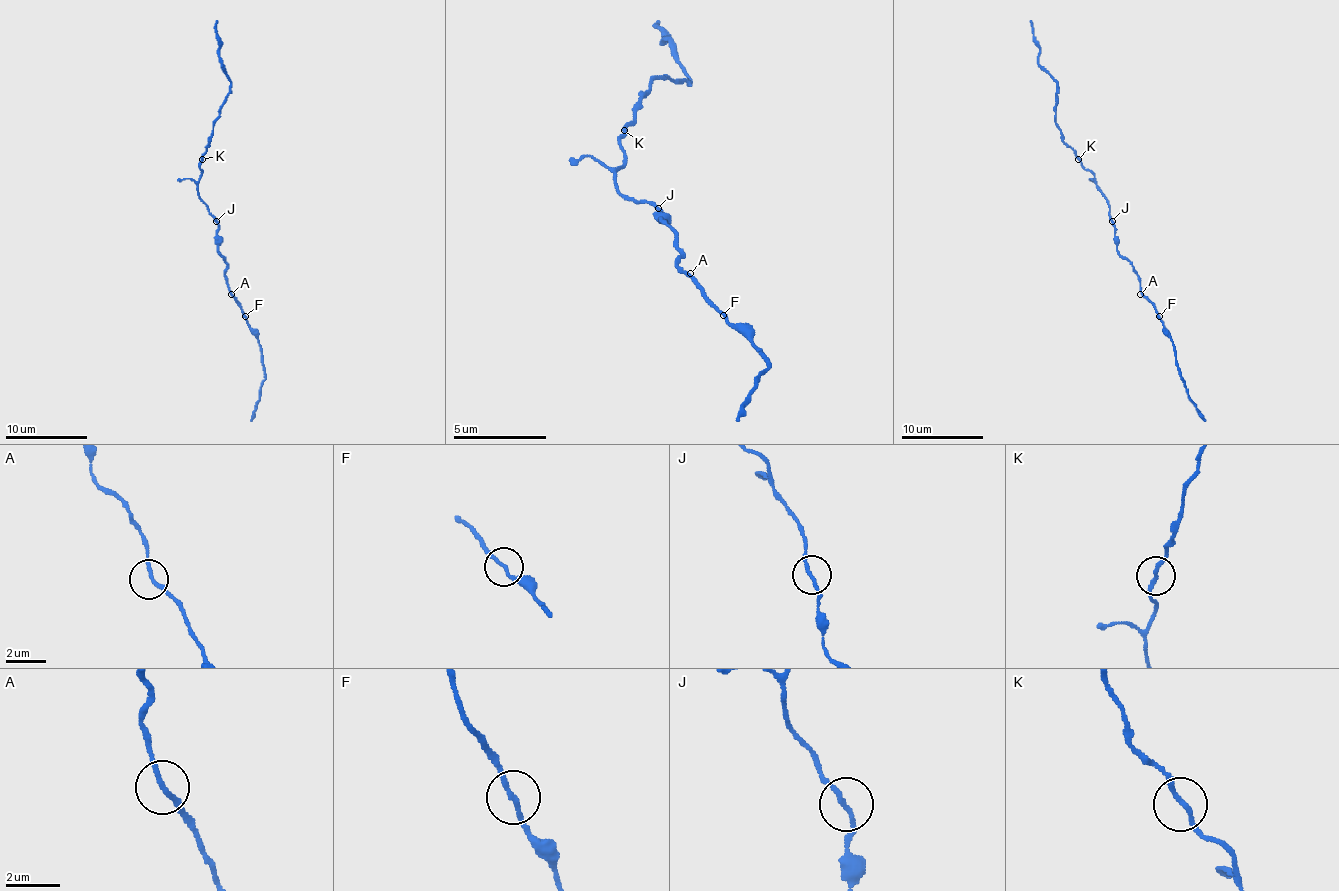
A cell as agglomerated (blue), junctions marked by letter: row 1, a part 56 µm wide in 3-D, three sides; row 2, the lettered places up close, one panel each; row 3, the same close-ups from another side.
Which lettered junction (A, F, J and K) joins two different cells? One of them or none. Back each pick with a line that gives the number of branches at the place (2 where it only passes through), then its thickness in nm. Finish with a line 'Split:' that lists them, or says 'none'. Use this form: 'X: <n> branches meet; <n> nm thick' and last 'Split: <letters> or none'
Split: none

